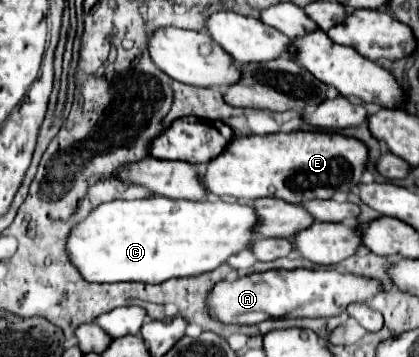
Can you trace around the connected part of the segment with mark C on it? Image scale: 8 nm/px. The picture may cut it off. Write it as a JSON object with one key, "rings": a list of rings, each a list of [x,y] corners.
{"rings":[[[154,197],[146,201],[112,201],[96,207],[70,235],[68,253],[76,269],[86,281],[116,283],[140,281],[162,283],[172,277],[192,277],[218,269],[228,257],[250,249],[256,239],[258,215],[252,205],[226,203],[226,201],[176,201],[168,197]]]}

